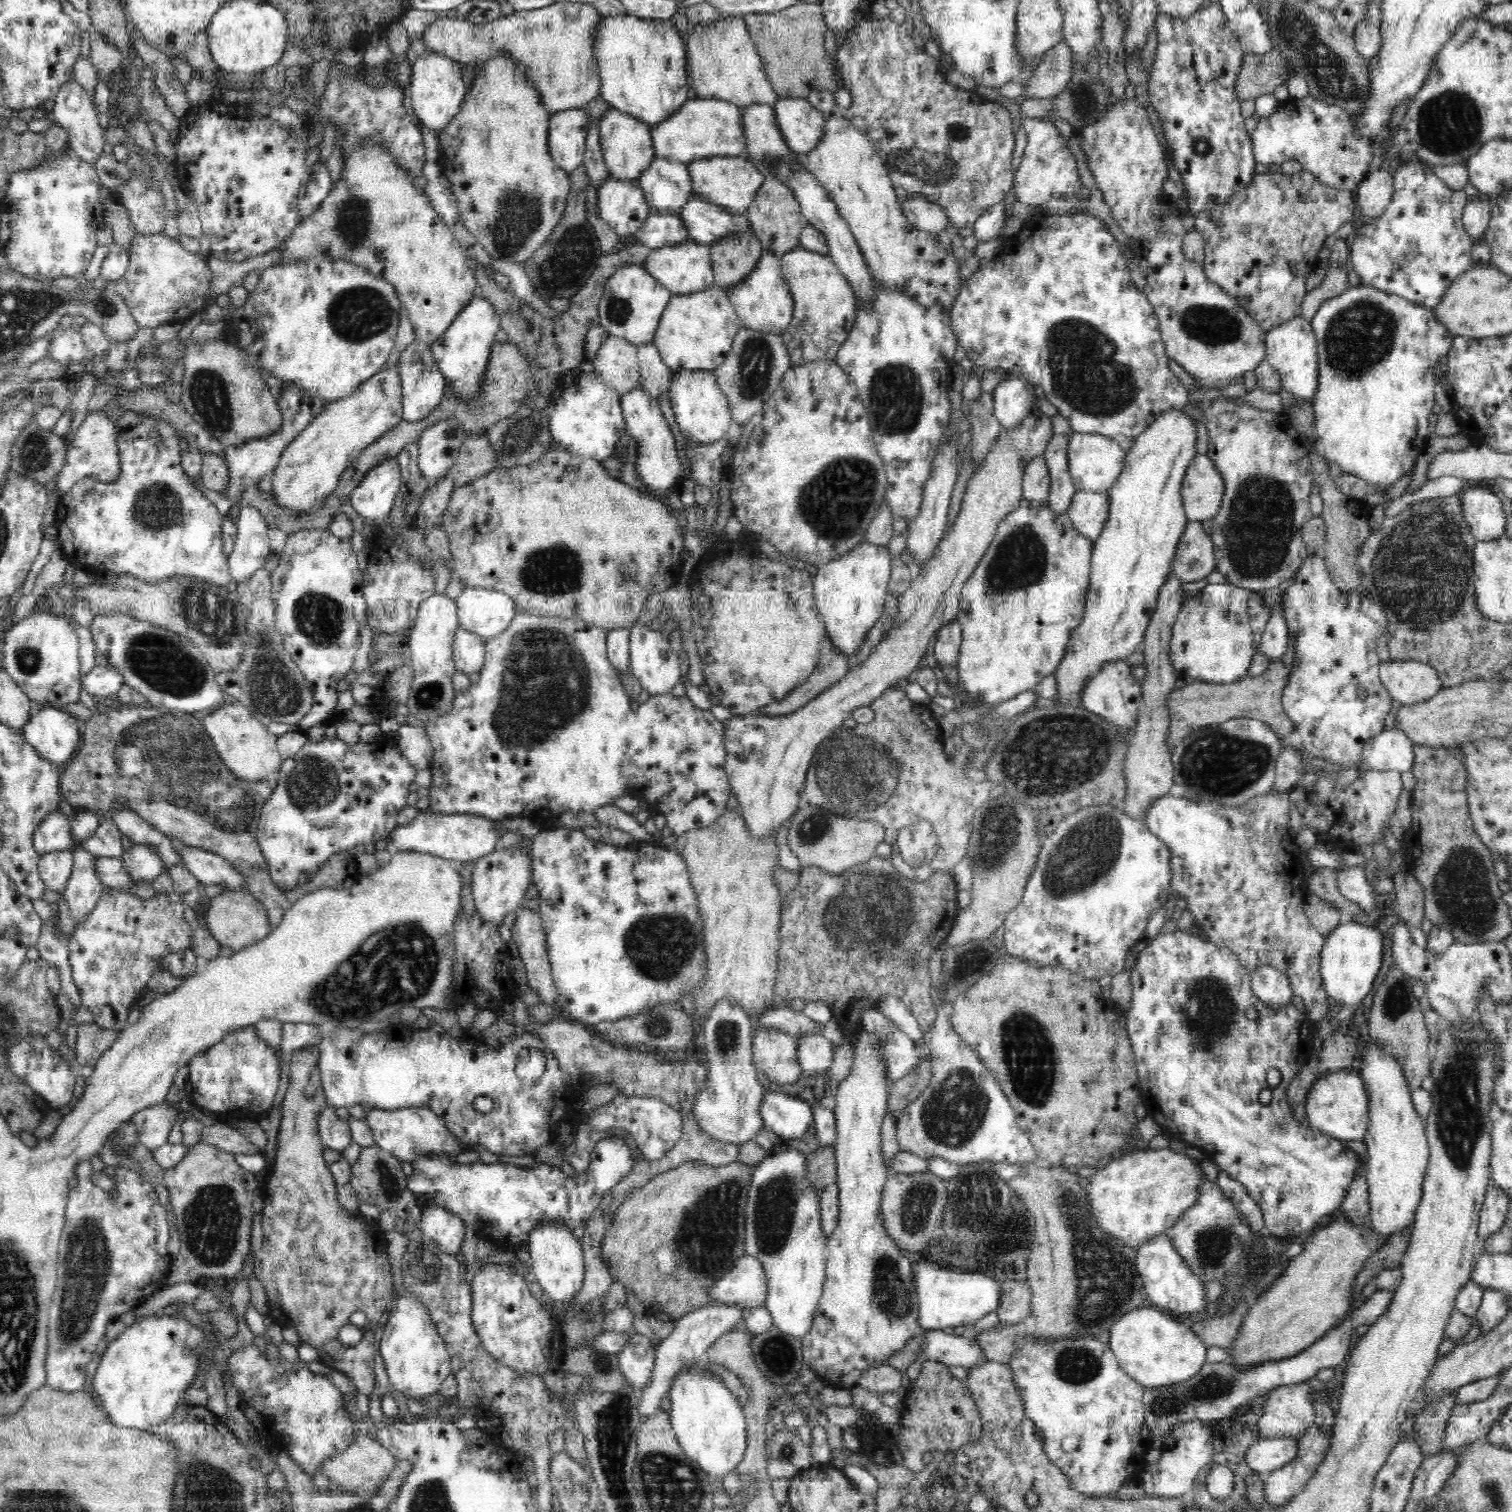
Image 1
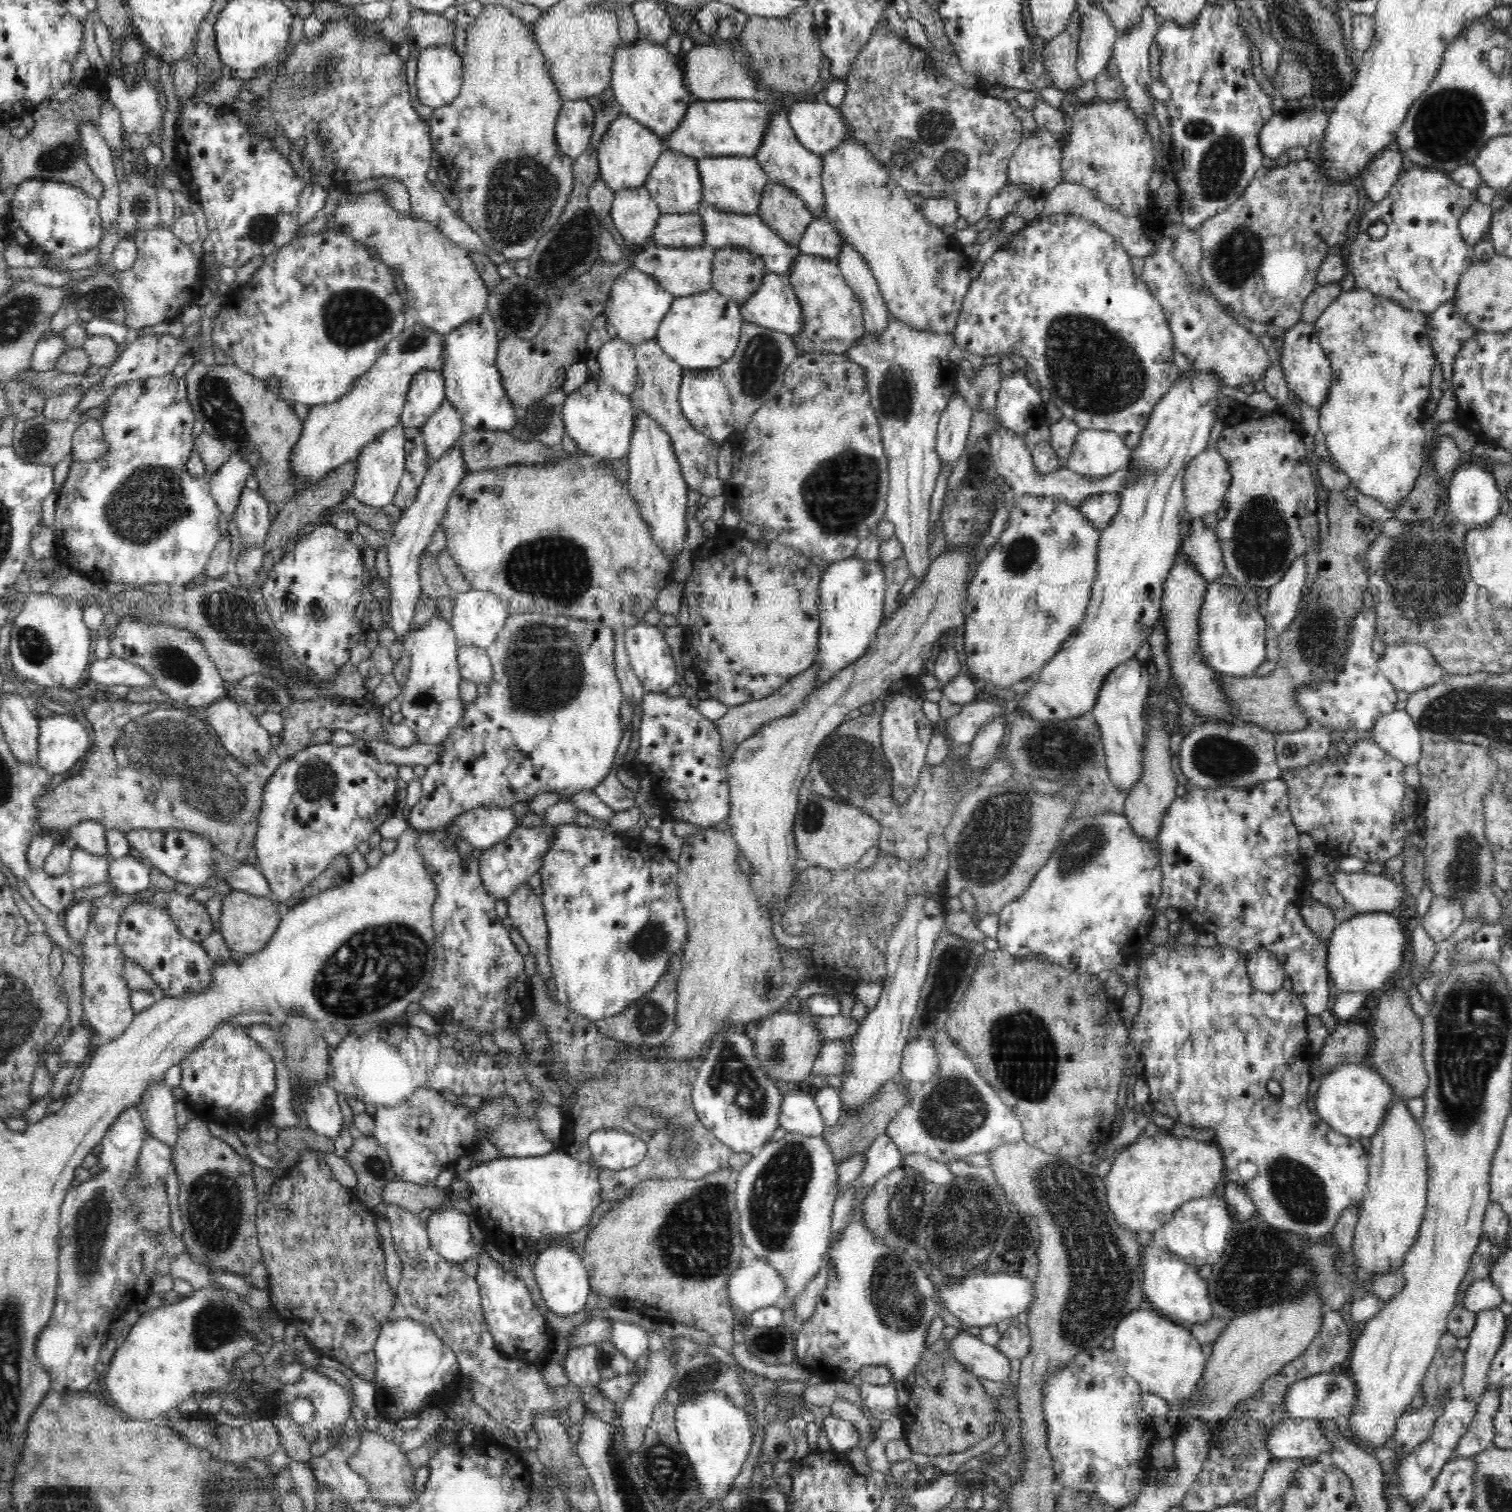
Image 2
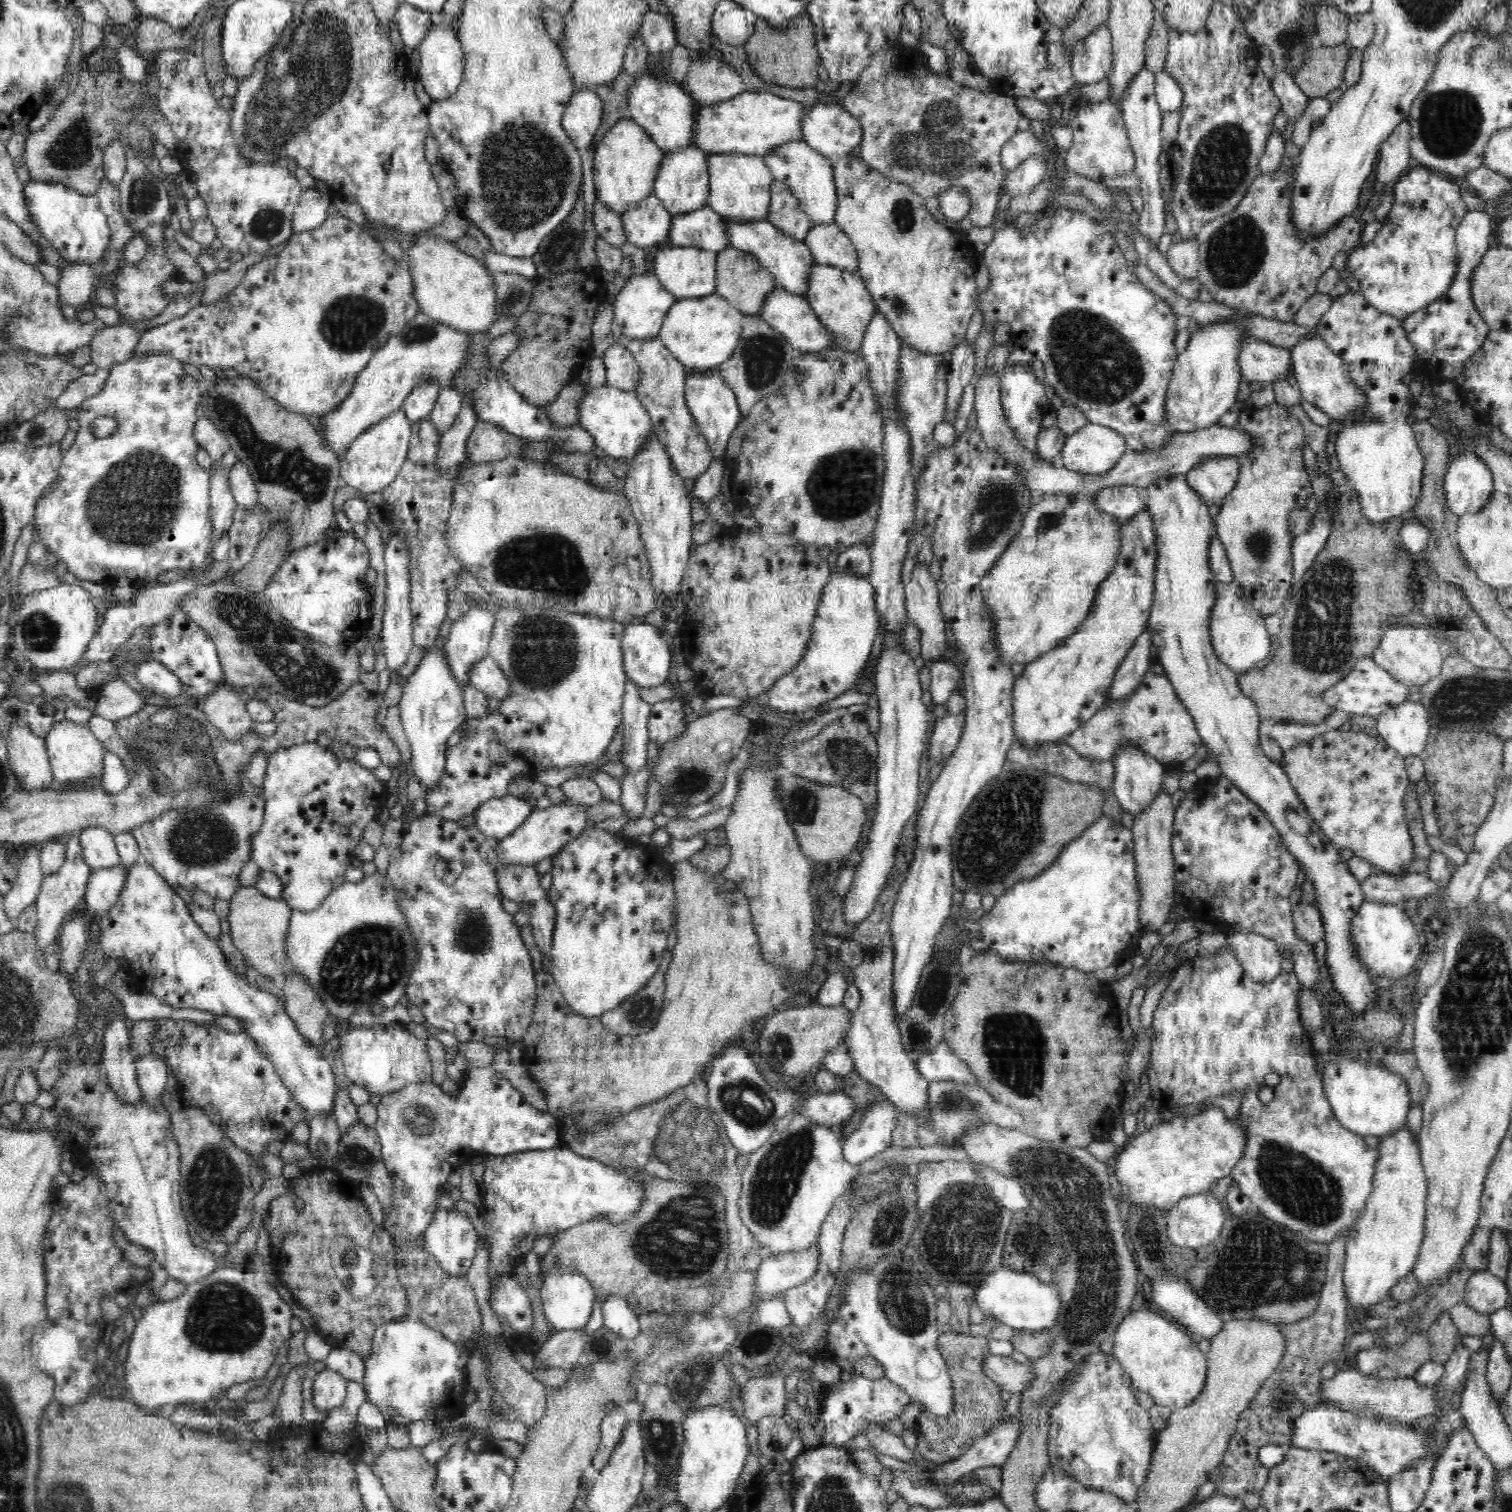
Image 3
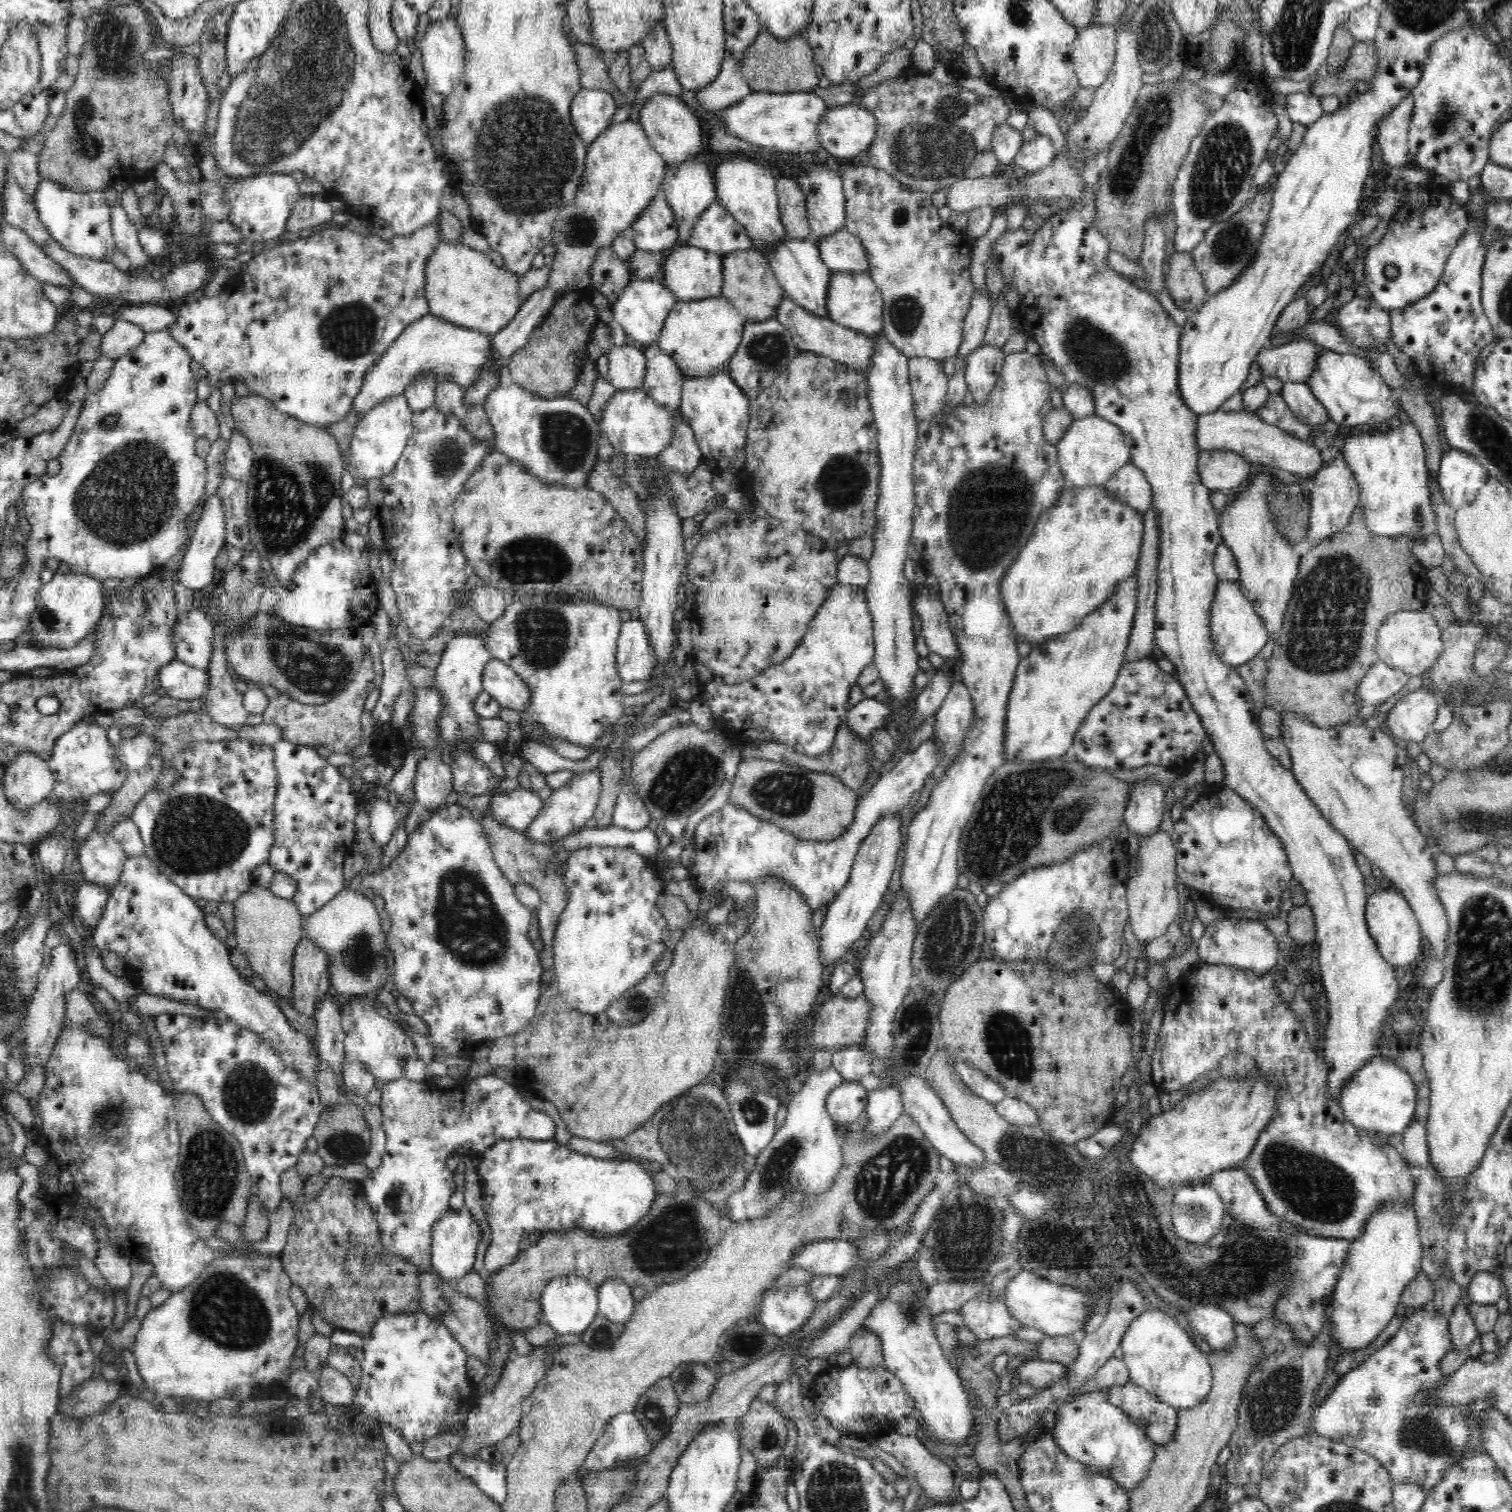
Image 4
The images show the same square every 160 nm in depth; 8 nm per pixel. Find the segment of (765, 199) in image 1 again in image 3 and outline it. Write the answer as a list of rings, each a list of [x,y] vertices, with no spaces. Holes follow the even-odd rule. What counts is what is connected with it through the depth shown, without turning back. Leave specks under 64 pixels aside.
[[[776,179],[771,184],[769,208],[766,220],[794,239],[802,241],[814,225],[812,219],[800,208],[789,186]]]

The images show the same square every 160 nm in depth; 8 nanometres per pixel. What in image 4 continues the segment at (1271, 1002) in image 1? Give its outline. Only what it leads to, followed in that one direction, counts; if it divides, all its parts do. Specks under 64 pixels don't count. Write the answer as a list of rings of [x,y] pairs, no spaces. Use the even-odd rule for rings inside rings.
[[[1219,919],[1205,928],[1203,938],[1199,942],[1200,963],[1236,966],[1255,972],[1258,975],[1264,975],[1274,968],[1278,968],[1276,962],[1278,962],[1279,944],[1275,935],[1258,920]]]

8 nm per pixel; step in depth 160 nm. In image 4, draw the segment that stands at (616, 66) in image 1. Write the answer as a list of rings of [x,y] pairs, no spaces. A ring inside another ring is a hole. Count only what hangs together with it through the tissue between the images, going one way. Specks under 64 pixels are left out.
[[[658,94],[650,97],[639,110],[638,123],[645,130],[654,150],[661,154],[668,165],[679,165],[697,156],[702,151],[700,148],[705,148],[700,120],[679,96]]]

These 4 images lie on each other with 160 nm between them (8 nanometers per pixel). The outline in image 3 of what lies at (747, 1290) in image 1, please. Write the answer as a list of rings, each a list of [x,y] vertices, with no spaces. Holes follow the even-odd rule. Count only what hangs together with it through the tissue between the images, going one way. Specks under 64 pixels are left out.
[[[820,1244],[799,1252],[764,1258],[756,1270],[756,1288],[753,1299],[760,1301],[783,1297],[792,1288],[808,1281],[818,1270]]]

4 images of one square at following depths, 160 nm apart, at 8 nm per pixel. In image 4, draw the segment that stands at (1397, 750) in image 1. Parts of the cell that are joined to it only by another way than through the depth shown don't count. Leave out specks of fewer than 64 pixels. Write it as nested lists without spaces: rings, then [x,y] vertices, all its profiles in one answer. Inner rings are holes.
[[[1421,687],[1411,691],[1387,712],[1382,729],[1401,744],[1408,740],[1421,743],[1432,731],[1439,706],[1438,697],[1432,690],[1425,691]]]

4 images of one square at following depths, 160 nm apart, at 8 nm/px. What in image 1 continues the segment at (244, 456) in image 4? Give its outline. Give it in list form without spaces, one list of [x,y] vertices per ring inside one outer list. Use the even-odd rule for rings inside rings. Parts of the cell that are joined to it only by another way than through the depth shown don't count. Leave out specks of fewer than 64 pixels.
[[[240,505],[236,518],[236,542],[228,555],[229,572],[237,584],[246,584],[258,570],[264,568],[265,560],[271,553],[269,526],[257,508]]]

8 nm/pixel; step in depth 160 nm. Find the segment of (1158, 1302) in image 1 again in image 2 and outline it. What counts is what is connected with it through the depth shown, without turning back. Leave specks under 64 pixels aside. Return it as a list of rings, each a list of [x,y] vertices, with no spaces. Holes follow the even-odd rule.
[[[1150,1242],[1142,1250],[1144,1250],[1142,1252],[1144,1254],[1142,1256],[1143,1292],[1148,1304],[1152,1304],[1156,1312],[1164,1314],[1166,1319],[1174,1323],[1204,1324],[1212,1320],[1213,1306],[1206,1280],[1202,1280],[1198,1272],[1192,1266],[1188,1266],[1186,1260],[1167,1248],[1160,1248],[1158,1244]]]

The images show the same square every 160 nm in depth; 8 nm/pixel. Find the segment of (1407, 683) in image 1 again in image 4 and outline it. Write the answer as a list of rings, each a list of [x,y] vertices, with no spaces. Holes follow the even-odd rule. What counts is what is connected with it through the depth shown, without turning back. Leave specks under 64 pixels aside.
[[[1400,610],[1390,614],[1378,629],[1375,651],[1378,660],[1411,676],[1420,676],[1432,669],[1444,650],[1441,629],[1430,614],[1423,610]]]

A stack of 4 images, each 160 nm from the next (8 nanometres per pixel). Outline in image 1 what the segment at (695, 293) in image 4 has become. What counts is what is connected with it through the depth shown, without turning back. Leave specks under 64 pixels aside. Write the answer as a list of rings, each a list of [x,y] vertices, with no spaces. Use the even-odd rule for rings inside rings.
[[[692,240],[682,241],[669,247],[651,249],[650,256],[642,265],[660,285],[674,294],[697,293],[715,285],[710,247]]]

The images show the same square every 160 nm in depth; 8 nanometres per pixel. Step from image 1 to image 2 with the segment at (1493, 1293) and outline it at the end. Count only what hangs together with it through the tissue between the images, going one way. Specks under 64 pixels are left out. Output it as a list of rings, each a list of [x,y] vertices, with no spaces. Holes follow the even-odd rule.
[[[1500,1308],[1484,1310],[1477,1316],[1476,1326],[1469,1335],[1469,1345],[1464,1351],[1464,1380],[1461,1385],[1465,1399],[1471,1402],[1481,1400],[1487,1392],[1488,1371],[1507,1329],[1506,1316]]]

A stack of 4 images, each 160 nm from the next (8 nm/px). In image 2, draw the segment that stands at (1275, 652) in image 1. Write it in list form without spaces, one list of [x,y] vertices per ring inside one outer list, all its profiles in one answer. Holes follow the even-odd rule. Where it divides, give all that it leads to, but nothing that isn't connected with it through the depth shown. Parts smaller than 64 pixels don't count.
[[[1304,556],[1296,558],[1293,566],[1278,584],[1269,588],[1267,605],[1263,607],[1266,630],[1273,634],[1284,634],[1299,612],[1302,586],[1307,578]]]

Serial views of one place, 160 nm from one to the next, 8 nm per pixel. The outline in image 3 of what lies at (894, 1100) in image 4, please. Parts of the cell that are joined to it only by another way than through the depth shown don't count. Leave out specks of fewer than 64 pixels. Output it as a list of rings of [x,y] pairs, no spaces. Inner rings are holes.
[[[878,1100],[872,1104],[864,1112],[858,1128],[843,1139],[843,1157],[846,1162],[860,1165],[885,1151],[892,1144],[892,1131],[899,1111],[888,1100]]]

